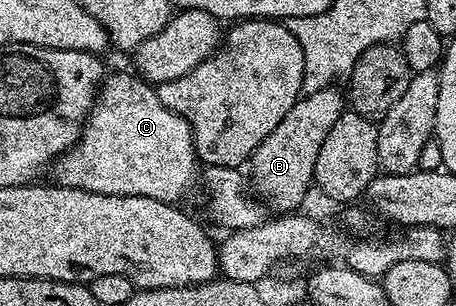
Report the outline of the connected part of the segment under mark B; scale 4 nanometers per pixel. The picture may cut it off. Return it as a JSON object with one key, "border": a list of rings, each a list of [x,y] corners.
{"border":[[[328,87],[300,96],[299,102],[285,111],[285,119],[273,127],[270,135],[251,155],[250,184],[260,198],[268,197],[273,204],[279,205],[280,214],[287,215],[298,210],[295,208],[306,199],[307,188],[312,188],[317,155],[321,155],[321,143],[325,143],[325,135],[333,131],[333,123],[337,123],[339,114],[345,109],[344,94],[342,97],[337,90],[338,88]]]}

